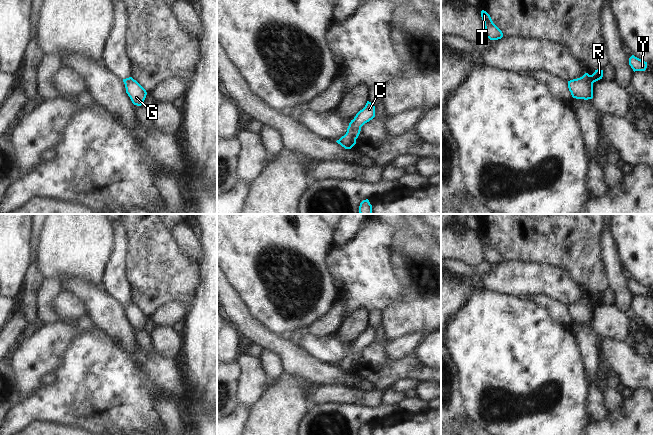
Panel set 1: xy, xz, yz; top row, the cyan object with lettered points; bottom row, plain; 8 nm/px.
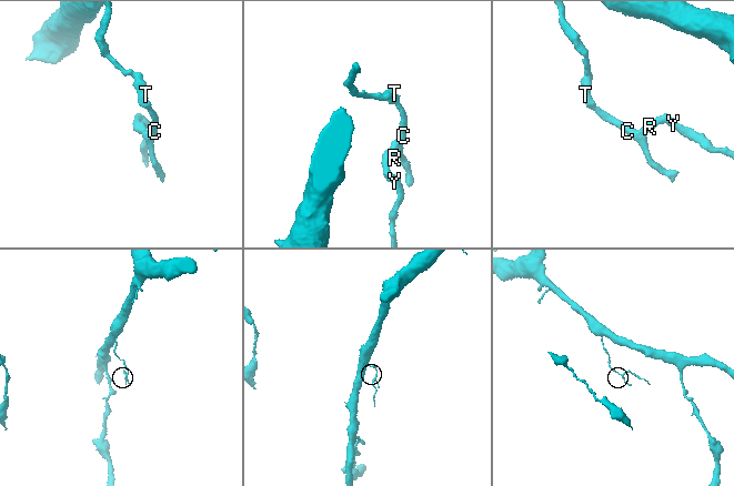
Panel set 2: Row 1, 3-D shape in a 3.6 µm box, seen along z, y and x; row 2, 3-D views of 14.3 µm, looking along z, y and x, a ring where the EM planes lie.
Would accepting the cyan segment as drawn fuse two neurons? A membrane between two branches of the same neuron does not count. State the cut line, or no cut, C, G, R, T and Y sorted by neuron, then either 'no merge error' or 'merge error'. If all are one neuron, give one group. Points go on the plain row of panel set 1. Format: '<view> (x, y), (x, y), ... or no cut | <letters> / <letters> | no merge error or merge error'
xz (349, 349), (352, 352), (355, 363) | C G T / R Y | merge error

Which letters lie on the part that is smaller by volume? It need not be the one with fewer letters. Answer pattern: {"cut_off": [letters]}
{"cut_off": ["R", "Y"]}

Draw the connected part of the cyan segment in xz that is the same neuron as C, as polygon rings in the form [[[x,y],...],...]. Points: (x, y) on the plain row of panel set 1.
[[[367,325],[365,331],[362,334],[360,334],[356,338],[354,343],[351,344],[351,346],[349,347],[349,350],[353,352],[355,363],[358,362],[361,355],[361,351],[365,347],[372,344],[374,341],[375,341],[375,330],[371,326]]]

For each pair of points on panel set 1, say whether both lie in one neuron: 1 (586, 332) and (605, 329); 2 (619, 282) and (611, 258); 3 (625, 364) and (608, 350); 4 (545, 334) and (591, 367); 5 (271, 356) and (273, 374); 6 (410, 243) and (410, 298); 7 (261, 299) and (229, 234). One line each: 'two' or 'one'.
1: two
2: one
3: one
4: two
5: one
6: one
7: one

